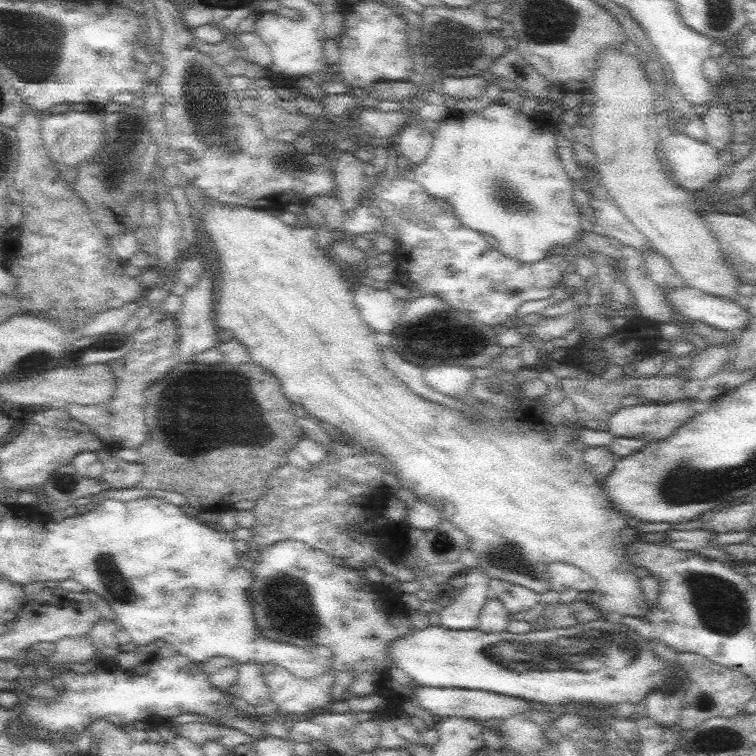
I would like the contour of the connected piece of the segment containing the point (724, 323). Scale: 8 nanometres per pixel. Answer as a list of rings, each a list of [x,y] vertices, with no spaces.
[[[690,286],[674,291],[664,291],[672,304],[672,310],[680,312],[684,318],[699,321],[709,326],[726,330],[735,337],[750,325],[750,314],[744,302],[712,296]]]

